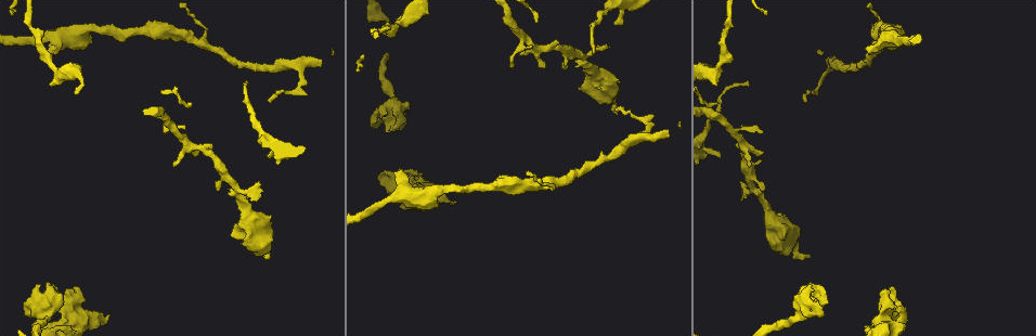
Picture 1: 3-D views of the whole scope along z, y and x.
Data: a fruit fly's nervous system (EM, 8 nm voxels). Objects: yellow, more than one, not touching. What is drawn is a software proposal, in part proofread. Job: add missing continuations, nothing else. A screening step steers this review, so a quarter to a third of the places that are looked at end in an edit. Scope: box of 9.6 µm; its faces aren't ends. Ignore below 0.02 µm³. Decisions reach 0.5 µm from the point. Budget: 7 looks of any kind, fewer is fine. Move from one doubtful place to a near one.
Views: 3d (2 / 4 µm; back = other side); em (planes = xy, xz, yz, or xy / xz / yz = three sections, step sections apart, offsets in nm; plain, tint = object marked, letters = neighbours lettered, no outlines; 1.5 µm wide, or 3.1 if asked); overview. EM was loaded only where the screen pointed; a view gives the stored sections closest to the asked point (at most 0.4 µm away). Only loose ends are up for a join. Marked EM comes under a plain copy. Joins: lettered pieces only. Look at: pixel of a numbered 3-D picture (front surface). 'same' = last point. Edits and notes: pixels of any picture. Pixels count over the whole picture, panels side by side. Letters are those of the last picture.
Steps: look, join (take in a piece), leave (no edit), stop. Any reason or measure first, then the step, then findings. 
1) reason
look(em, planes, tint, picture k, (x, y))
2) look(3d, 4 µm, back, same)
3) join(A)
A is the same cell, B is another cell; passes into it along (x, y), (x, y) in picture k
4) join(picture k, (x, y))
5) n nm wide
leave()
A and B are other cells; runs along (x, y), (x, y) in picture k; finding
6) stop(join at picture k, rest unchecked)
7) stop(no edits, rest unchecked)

free end
look(3d, 2 µm, picture 1, (322, 65))

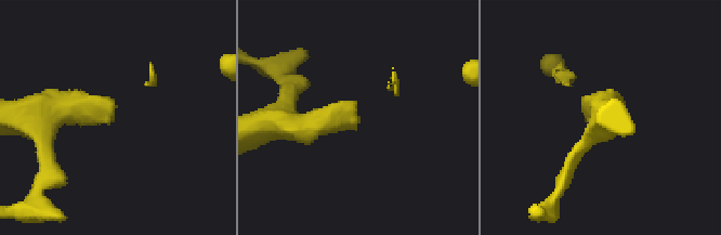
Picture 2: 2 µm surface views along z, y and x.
look(em, planes, letters, picture 2, (584, 115))

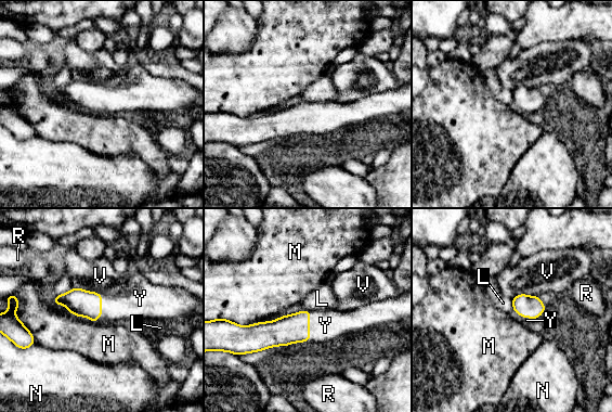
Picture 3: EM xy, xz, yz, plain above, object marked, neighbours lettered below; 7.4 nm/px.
160 nm wide
join(picture 3, (325, 325))
Y is the same cell, L, M, N, R and V are other cells; the neuron continues

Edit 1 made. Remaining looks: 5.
branch stops here
look(em, planes, letters, picture 1, (822, 287))

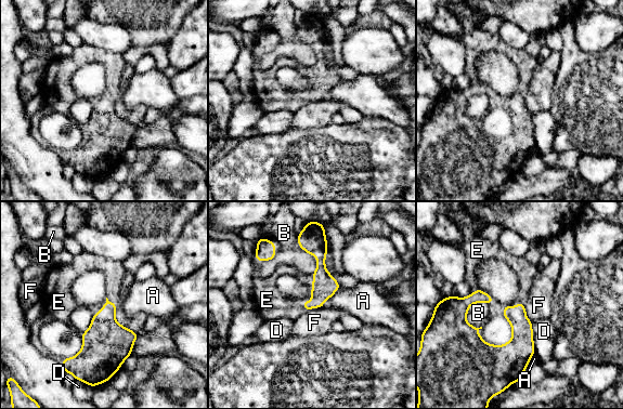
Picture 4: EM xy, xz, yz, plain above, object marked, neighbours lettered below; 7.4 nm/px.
join(picture 4, (271, 305))
E is the same cell, A, B, D and F are other cells; it goes on there

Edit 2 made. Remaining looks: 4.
tapers out
look(em, xy, step 8, tint, picture 1, (259, 183))

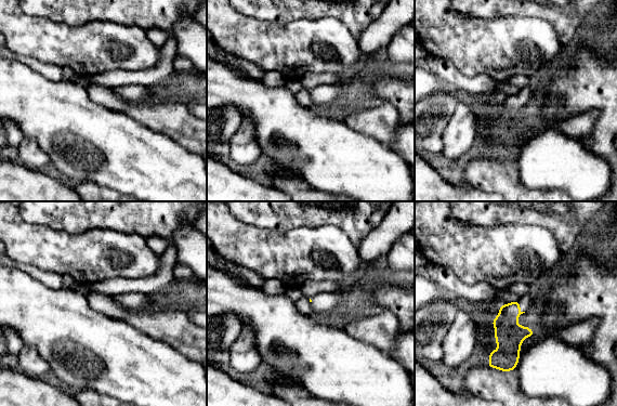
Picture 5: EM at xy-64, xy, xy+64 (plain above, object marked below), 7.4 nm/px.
another direction
look(em, planes, letters, same)

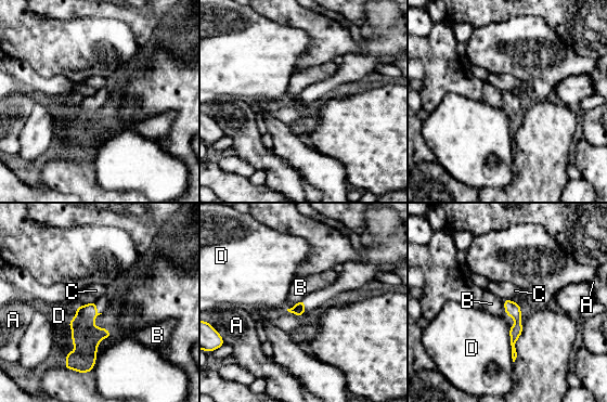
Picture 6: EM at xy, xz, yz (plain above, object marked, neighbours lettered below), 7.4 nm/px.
D touches over 340 nm
leave()
A, B, C and D are other cells; border along (302, 298), (296, 303) in picture 6; none of them fits

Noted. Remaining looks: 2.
stop(join at picture 3, join at picture 4, rest unchecked)

